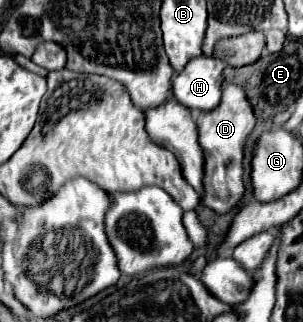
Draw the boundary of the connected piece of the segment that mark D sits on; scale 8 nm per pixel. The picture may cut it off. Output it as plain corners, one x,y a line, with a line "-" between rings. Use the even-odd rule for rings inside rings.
225,83
223,85
223,97
221,105
213,111
203,111
197,119
199,129
199,143
205,151
205,195
203,203
211,207
217,213
231,211
245,193
243,183
243,147
247,137
251,135
255,127
255,115
253,109
239,85

